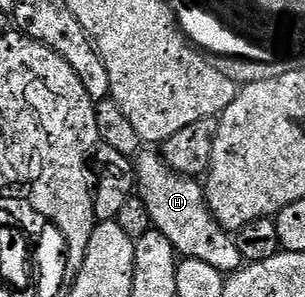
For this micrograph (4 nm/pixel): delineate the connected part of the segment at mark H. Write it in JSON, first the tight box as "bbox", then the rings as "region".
{"bbox":[134,148,244,276],"region":[[[146,148],[137,155],[134,162],[136,194],[147,206],[150,225],[159,230],[174,245],[175,251],[182,258],[204,260],[204,264],[212,264],[224,276],[235,274],[241,270],[244,261],[240,248],[235,242],[235,235],[224,229],[214,219],[210,205],[206,202],[203,183],[198,178],[189,178],[166,163],[161,153]]]}

